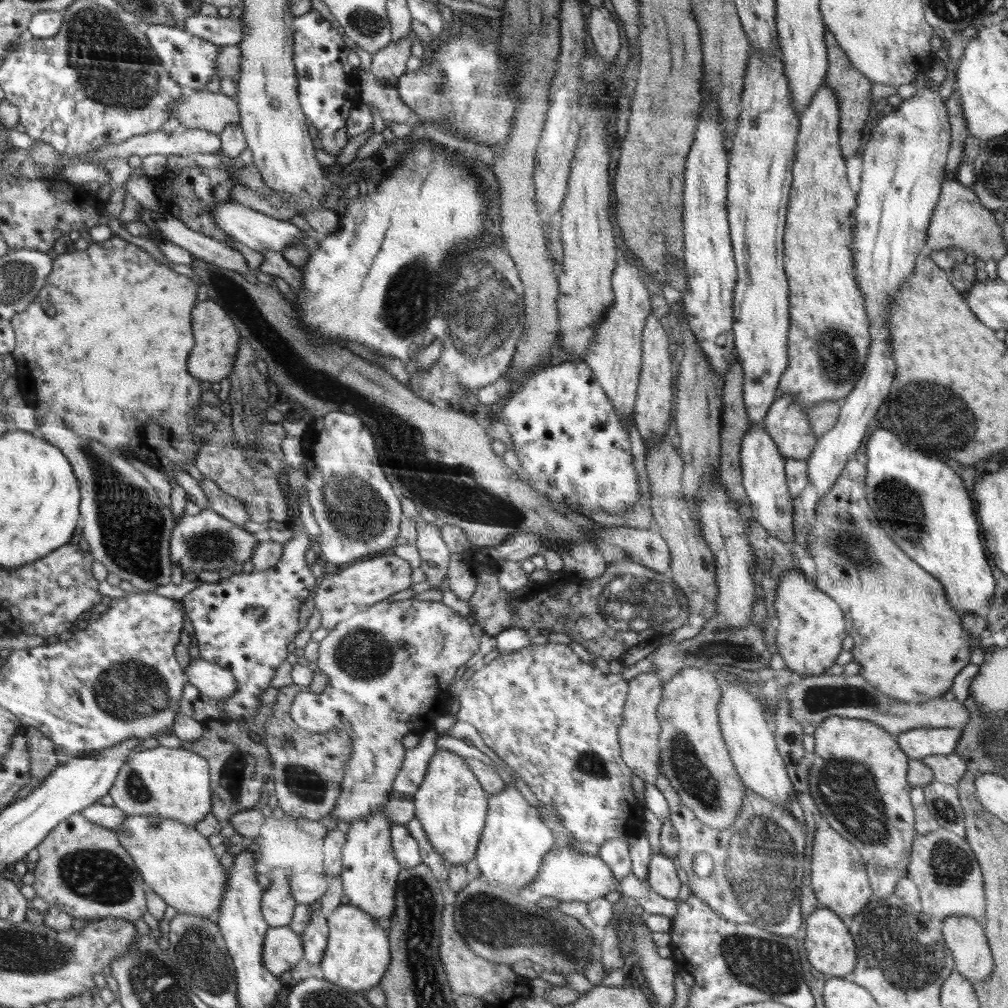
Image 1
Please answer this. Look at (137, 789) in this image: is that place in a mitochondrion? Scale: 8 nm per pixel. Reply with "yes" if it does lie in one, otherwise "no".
yes

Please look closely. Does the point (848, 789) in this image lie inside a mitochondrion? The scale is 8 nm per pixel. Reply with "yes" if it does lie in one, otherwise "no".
yes

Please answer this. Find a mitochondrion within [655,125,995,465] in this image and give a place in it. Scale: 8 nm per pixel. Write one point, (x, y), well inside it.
(929, 414)

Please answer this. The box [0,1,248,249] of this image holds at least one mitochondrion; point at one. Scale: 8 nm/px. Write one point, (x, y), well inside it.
(111, 66)

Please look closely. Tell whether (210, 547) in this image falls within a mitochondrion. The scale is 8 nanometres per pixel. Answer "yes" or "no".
yes

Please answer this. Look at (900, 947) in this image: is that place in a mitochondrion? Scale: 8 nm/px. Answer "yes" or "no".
yes

